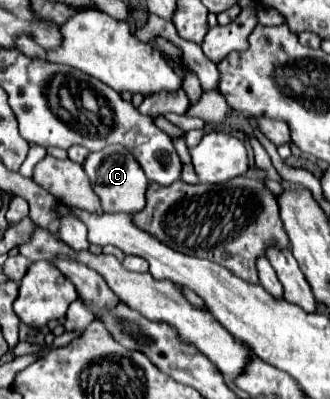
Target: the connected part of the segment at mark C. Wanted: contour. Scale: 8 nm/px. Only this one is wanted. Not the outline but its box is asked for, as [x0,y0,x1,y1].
[84,145,148,213]

